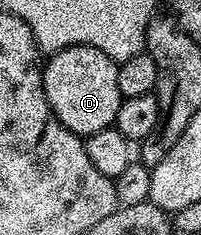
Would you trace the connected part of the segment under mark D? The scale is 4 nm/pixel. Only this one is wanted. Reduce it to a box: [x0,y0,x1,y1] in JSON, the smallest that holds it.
[41,46,121,136]

